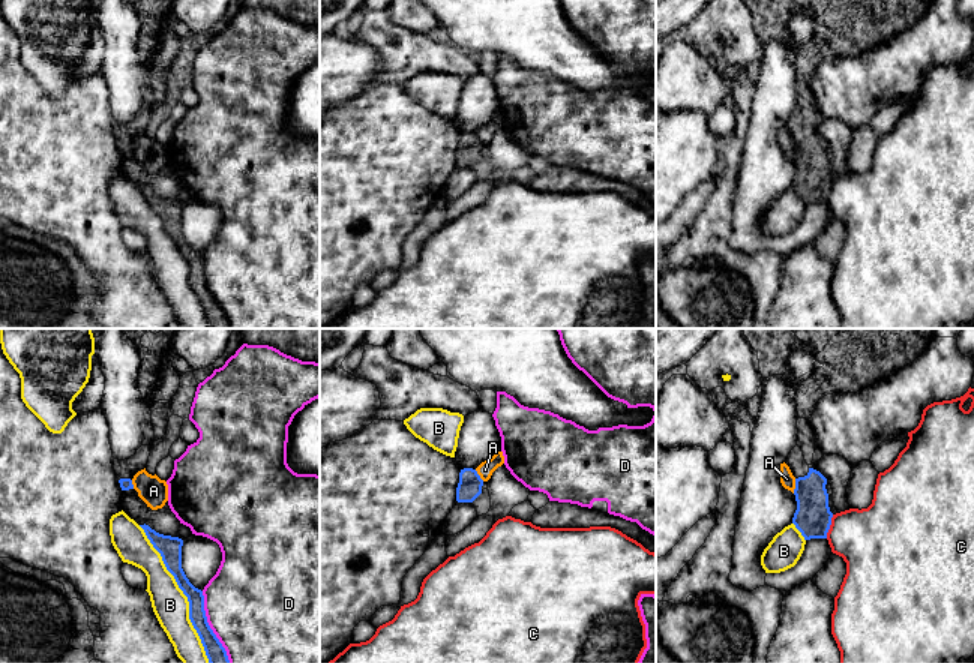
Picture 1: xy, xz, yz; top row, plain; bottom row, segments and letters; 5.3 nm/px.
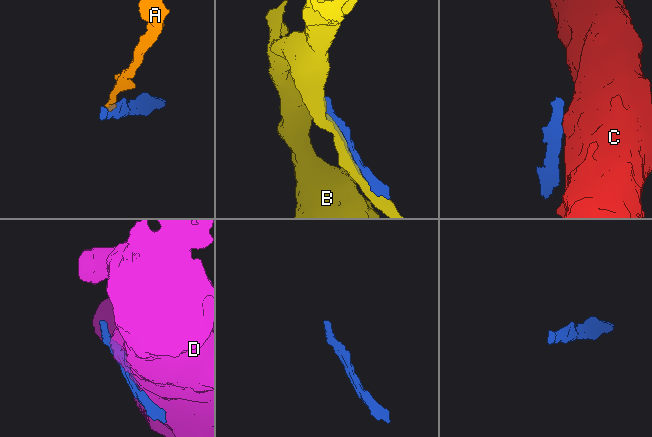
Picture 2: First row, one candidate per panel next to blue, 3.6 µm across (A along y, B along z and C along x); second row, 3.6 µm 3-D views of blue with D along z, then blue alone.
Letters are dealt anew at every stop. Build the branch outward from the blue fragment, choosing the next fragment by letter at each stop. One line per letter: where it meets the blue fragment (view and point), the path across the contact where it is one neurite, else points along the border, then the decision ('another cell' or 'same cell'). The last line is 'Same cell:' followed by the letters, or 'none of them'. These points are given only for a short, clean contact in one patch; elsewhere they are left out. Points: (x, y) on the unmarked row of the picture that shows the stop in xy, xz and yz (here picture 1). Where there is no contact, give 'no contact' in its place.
A: yz (796, 150) | along yz (796, 143), (793, 156) | another cell
B: xy (183, 257) | another cell
C: yz (829, 191) | along yz (833, 179), (826, 201) | another cell
D: xy (209, 291) | another cell
Same cell: none of them

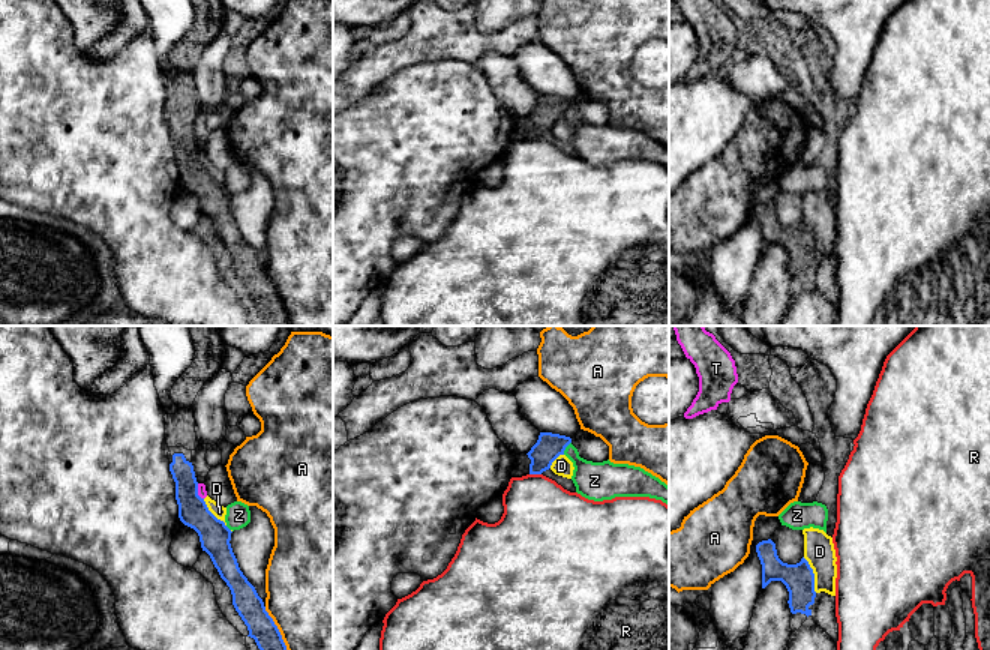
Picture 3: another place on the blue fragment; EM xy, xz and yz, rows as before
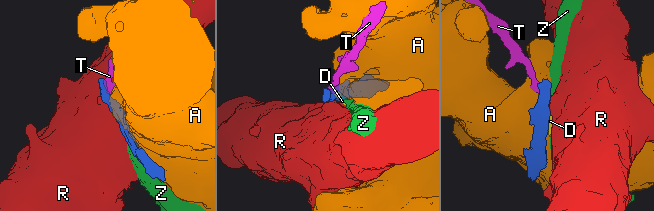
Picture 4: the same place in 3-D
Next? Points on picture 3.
A: xy (279, 297) | another cell
D: yz (813, 239) | another cell
R: xz (536, 137) | along xz (530, 137), (540, 138) | another cell
T: xy (197, 155) | along xy (197, 147), (197, 156), (203, 162) | another cell
Z: xz (566, 110) | along xz (570, 105), (563, 117) | another cell
Same cell: none of them

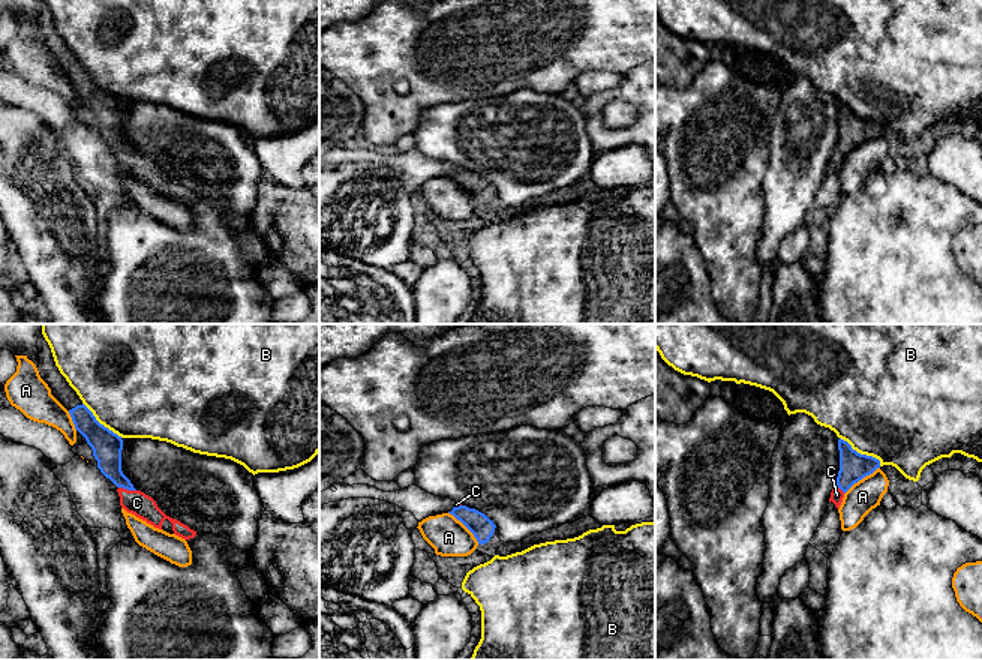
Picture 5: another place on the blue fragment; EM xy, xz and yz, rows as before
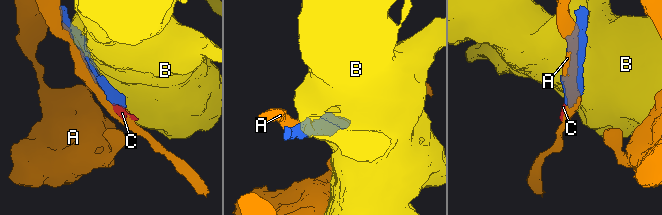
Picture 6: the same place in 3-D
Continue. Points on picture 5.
A: yz (861, 143) | another cell
B: yz (862, 119) | another cell
C: xy (128, 153) | across xy (107, 113), (111, 134), (128, 153), (137, 167) | same cell
Same cell: C

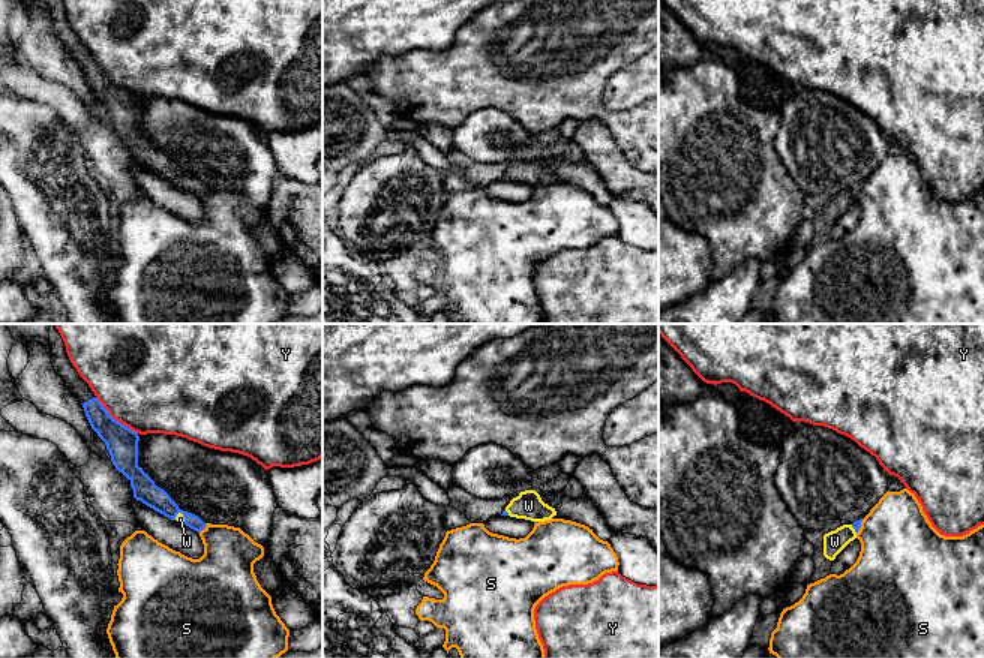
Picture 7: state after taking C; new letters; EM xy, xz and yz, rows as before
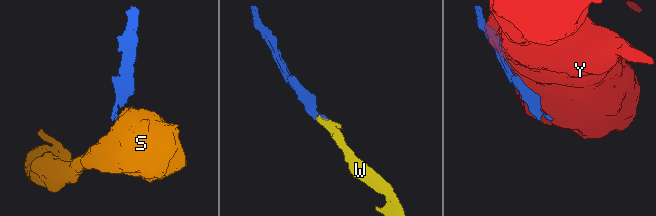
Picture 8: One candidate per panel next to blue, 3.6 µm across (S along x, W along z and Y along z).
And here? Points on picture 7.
S: xy (203, 192) | along xy (206, 188), (198, 197) | another cell
W: xy (183, 180) | across xy (146, 155), (174, 177), (183, 180), (180, 183) | same cell
Y: xy (116, 84) | another cell
Same cell: W

